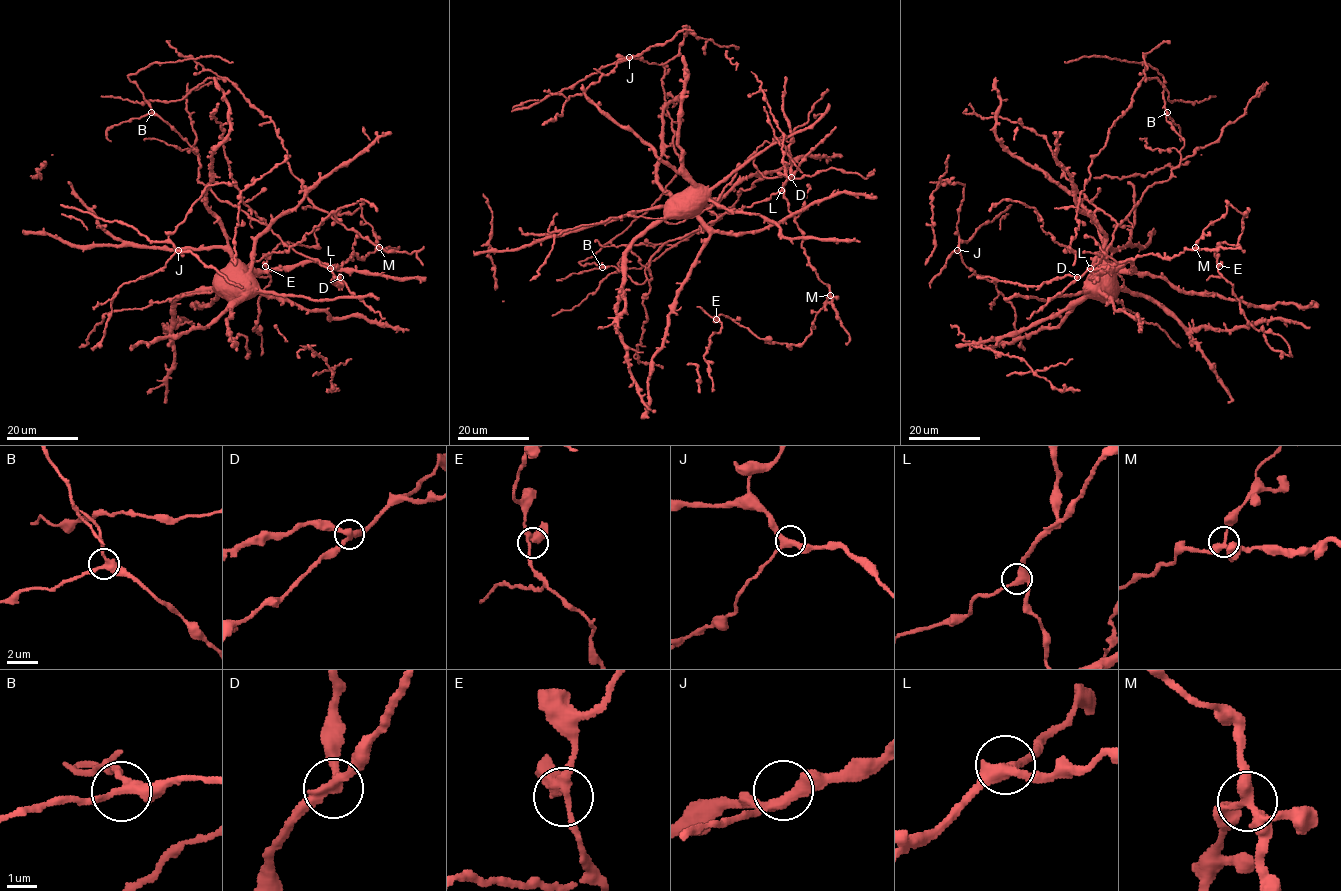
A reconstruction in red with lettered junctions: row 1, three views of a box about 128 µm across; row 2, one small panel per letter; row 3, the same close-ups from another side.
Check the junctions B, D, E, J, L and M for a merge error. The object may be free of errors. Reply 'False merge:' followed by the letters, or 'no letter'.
False merge: D

